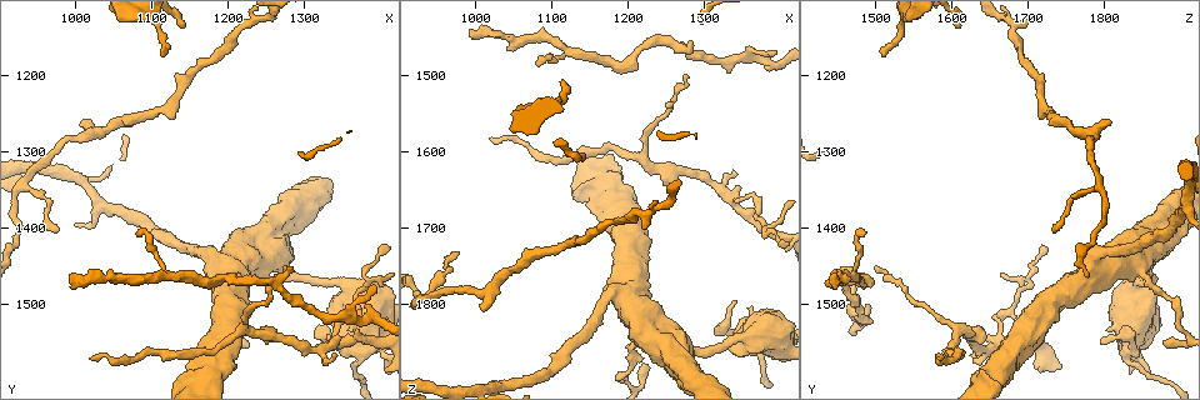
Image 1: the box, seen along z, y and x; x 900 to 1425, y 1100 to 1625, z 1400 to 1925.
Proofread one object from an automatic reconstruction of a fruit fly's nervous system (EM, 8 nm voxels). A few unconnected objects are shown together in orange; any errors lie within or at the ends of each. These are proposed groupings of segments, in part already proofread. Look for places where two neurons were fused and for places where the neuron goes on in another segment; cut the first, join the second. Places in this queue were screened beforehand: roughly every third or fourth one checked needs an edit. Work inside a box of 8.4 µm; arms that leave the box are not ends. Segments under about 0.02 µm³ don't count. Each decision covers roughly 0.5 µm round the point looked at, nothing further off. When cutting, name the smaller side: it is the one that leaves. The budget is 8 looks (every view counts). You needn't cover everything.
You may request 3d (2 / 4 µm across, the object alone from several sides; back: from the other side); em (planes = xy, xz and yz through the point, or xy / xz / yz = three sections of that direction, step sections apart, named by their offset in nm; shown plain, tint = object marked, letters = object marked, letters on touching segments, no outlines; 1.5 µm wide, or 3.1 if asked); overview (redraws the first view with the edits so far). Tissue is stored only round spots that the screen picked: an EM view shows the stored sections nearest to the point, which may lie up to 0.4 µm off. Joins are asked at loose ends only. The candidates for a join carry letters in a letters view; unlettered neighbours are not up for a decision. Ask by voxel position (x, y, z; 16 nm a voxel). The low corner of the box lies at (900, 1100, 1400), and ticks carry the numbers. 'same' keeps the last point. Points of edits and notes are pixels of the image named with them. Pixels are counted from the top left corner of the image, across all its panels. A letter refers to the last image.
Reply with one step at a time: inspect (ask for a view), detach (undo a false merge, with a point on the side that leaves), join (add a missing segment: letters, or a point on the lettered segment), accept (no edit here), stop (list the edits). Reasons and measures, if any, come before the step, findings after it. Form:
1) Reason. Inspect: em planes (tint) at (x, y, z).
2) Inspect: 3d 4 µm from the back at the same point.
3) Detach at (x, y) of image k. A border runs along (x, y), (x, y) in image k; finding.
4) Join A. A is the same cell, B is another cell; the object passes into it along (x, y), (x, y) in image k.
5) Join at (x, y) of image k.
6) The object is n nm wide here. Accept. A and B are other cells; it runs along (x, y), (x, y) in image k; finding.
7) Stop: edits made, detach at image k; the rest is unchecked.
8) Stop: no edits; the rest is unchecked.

End of a long branch. Inspect: em xy step 8 (tint) at (1115, 1175, 1510).

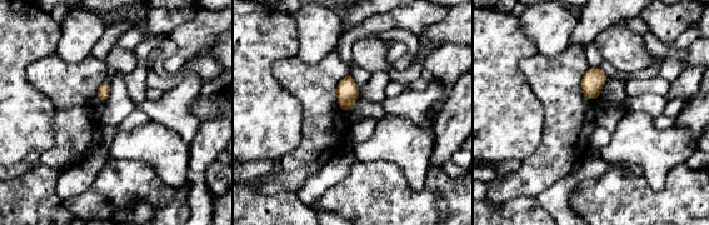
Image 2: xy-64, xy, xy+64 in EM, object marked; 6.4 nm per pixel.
Inspect: em xz step 4 (tint) at the same point.

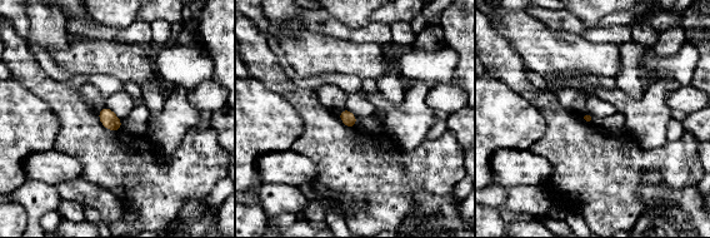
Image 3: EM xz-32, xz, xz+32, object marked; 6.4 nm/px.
Inspect: em xz step 4 (letters) at the same point.

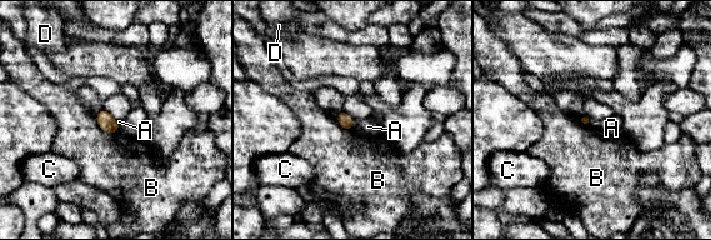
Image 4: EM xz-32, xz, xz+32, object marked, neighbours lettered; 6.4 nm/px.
Accept. A, B, C and D are other cells; a border runs along (355, 120), (353, 129) in image 4; none of them fits.

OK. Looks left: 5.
A narrow waist. Inspect: em xy step 8 (tint) at (1040, 1465, 1445).

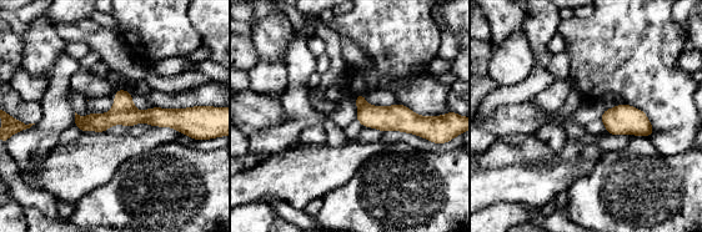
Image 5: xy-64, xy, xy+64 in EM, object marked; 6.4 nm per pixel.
Inspect: em planes (tint) at the same point.

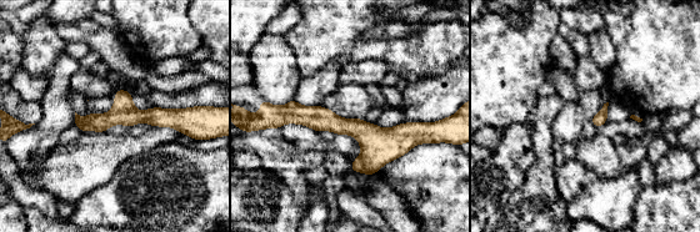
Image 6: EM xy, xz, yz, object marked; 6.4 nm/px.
Inspect: em planes (letters) at the same point.

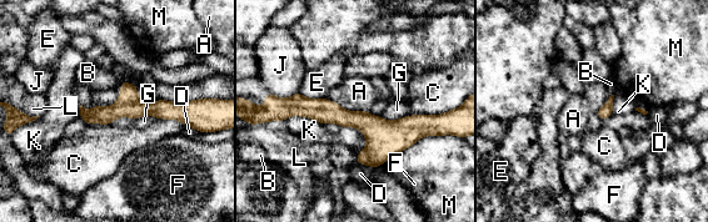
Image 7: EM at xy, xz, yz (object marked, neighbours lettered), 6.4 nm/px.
The object is 80 nm wide here. Accept. A, B, C, D, E, F, G, J, K, L and M are other cells; it runs along (280, 105), (375, 129), (429, 125) in image 7; one neuron here.

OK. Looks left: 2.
Free end. Inspect: 3d 2 µm at (975, 1400, 1735).

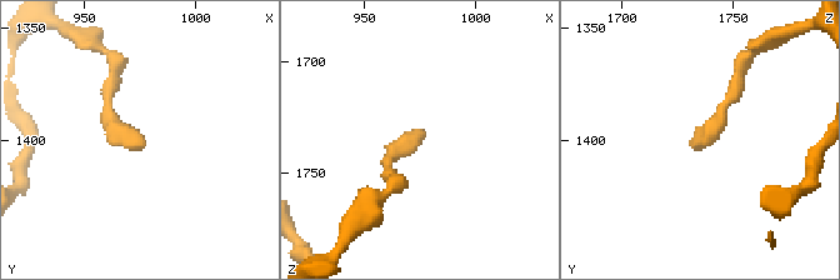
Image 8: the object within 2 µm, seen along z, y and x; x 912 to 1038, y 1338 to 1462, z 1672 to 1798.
Now the EM. Inspect: em yz step 8 (letters) at (977, 1401, 1731).

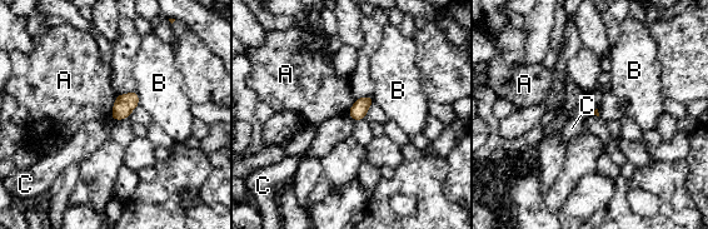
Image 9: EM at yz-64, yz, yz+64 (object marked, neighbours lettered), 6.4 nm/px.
Accept. A, B and C are other cells; a border runs along (116, 95), (109, 117) in image 9; no lettered segment goes on from it.

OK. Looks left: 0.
Stop: no edits; the rest is unchecked.

